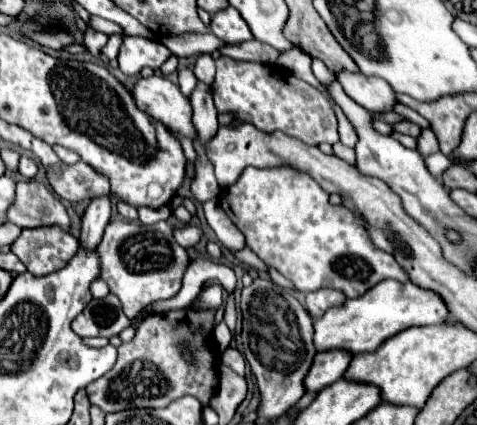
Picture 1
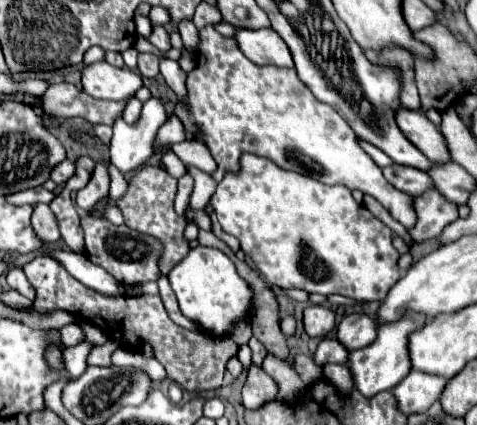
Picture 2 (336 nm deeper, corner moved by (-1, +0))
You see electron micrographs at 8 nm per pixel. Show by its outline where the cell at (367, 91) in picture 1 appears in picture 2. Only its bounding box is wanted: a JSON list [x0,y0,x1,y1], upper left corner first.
[395,108,451,164]

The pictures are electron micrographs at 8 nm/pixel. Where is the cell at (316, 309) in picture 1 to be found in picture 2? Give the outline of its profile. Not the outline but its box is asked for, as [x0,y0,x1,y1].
[303,306,335,338]

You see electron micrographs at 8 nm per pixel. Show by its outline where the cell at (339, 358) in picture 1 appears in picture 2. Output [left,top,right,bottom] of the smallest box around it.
[337,312,377,352]

